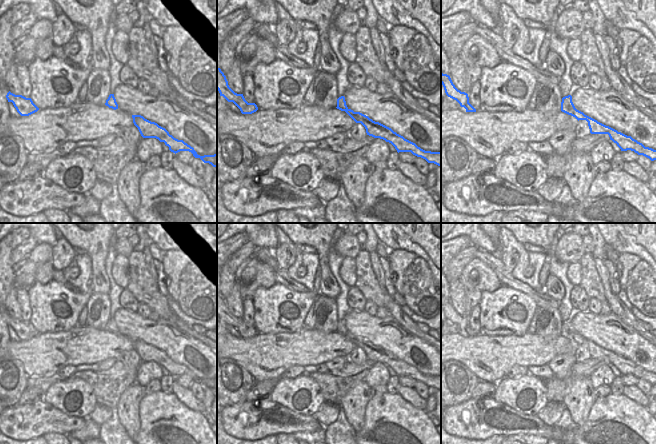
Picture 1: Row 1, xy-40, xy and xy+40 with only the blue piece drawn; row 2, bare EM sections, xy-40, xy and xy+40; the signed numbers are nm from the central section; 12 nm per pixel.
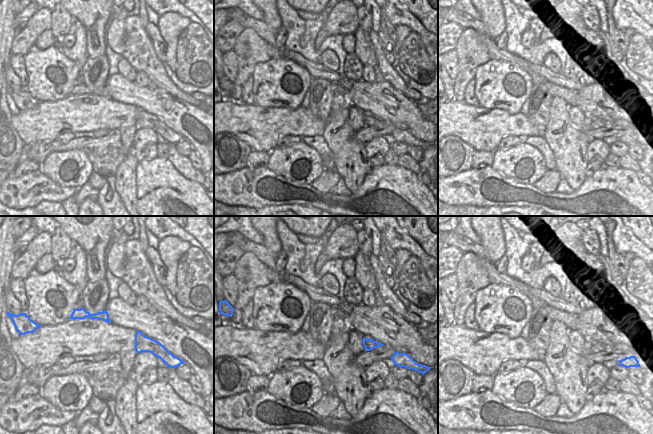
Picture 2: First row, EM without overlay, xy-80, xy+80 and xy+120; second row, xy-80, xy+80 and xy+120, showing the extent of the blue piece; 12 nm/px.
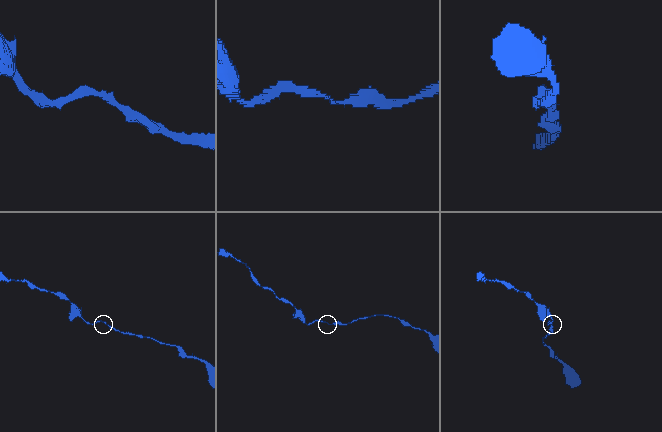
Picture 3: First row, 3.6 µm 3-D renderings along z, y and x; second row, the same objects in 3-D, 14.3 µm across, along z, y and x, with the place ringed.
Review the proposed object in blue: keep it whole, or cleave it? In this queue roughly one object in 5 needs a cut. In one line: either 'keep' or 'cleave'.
keep

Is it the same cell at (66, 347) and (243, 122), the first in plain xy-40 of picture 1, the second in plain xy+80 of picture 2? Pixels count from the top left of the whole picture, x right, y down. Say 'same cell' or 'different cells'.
same cell

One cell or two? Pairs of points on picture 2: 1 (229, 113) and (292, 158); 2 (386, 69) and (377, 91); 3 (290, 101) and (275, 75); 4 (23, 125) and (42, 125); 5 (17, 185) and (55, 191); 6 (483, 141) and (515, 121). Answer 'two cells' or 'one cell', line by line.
1: two cells
2: two cells
3: one cell
4: one cell
5: one cell
6: one cell

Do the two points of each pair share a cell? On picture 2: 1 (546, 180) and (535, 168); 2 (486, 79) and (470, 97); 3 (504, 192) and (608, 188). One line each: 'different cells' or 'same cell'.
1: different cells
2: different cells
3: same cell

